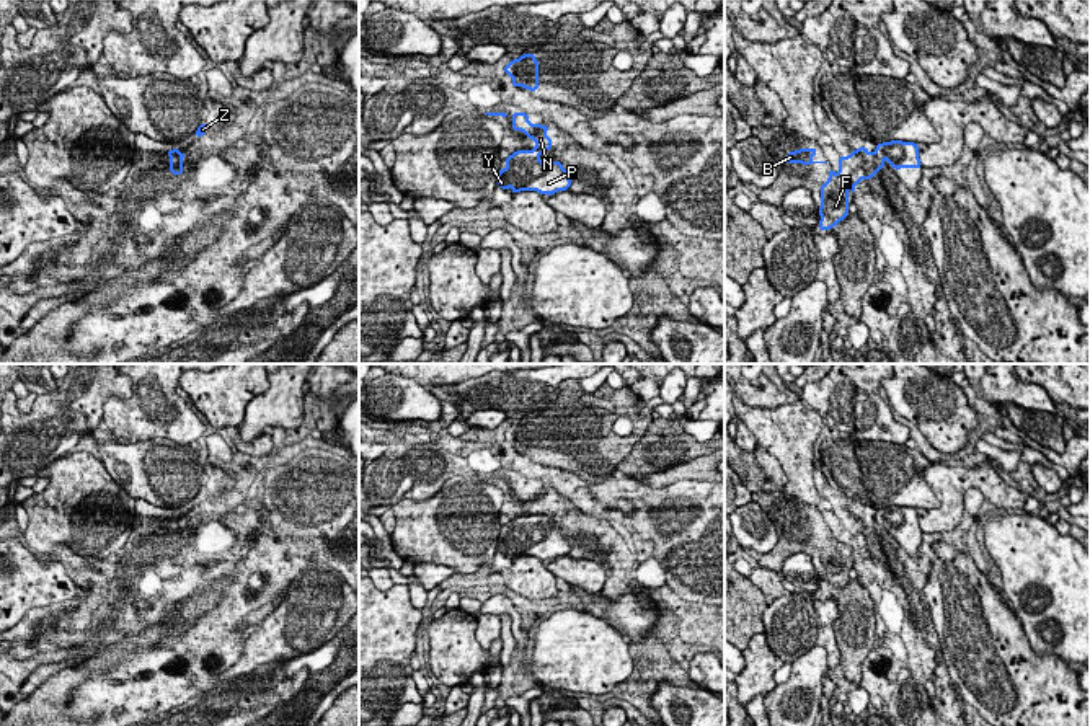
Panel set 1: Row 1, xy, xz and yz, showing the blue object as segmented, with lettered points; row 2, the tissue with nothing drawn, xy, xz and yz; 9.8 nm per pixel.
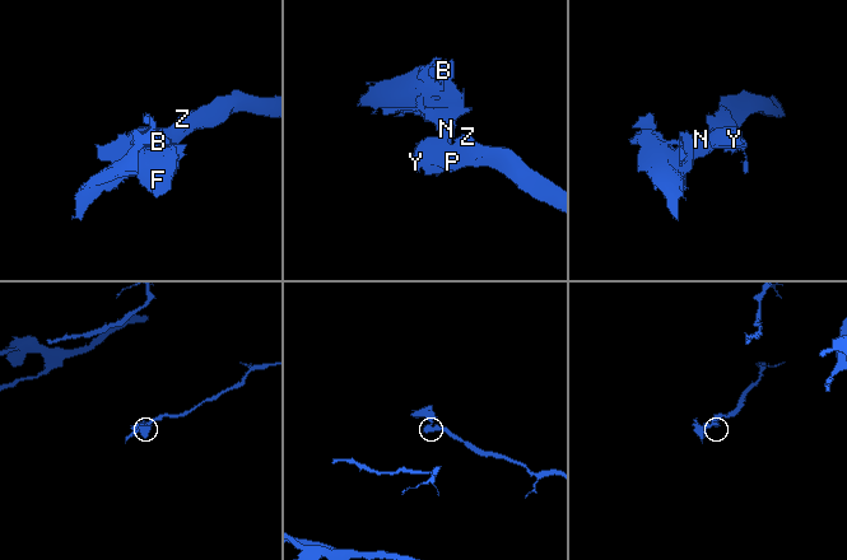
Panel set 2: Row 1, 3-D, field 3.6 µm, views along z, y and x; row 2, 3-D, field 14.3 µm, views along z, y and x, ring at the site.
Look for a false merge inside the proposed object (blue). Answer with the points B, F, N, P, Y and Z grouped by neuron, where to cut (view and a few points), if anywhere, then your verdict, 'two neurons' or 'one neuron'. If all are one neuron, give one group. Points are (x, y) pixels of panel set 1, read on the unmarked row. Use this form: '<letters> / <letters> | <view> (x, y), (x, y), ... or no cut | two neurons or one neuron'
B F N / P Y Z | yz (873, 519), (881, 526) | two neurons

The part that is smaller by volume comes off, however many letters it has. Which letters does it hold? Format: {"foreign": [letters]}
{"foreign": ["B", "F", "N"]}

